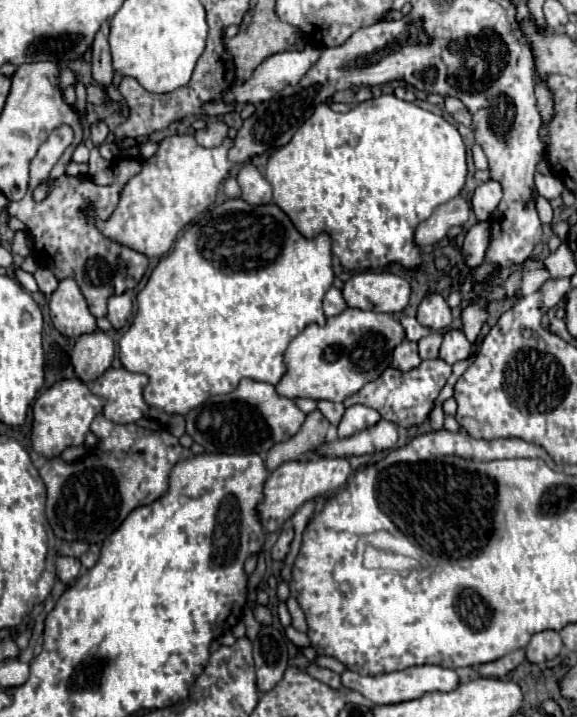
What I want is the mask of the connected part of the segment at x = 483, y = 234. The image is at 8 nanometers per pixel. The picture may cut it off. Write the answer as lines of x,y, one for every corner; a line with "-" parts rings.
479,221
467,231
463,255
469,267
479,267
483,263
483,257
487,253
487,241
491,241
491,229
487,229
487,221

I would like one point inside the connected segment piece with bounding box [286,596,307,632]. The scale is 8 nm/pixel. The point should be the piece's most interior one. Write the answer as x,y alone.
299,622

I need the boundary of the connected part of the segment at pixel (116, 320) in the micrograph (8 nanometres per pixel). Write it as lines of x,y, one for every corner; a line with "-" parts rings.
127,293
123,295
115,295
109,299
109,313
107,313
107,319
111,321
113,329
119,331
123,329
127,323
129,323
129,317
131,317
131,297

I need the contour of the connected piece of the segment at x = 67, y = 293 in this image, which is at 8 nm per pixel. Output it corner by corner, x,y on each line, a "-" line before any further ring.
73,279
59,281
49,309
55,329
65,337
81,337
85,333
97,331
95,317
89,313
85,297

